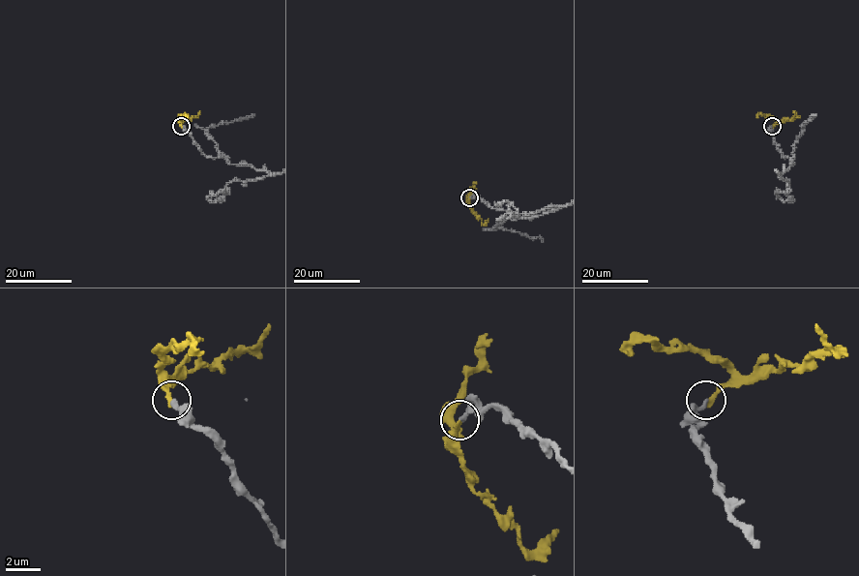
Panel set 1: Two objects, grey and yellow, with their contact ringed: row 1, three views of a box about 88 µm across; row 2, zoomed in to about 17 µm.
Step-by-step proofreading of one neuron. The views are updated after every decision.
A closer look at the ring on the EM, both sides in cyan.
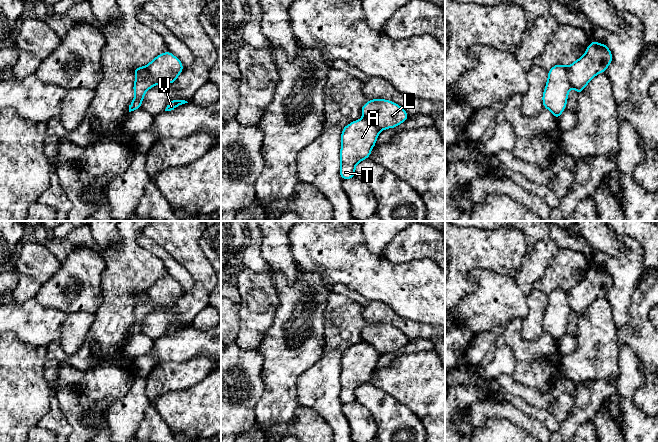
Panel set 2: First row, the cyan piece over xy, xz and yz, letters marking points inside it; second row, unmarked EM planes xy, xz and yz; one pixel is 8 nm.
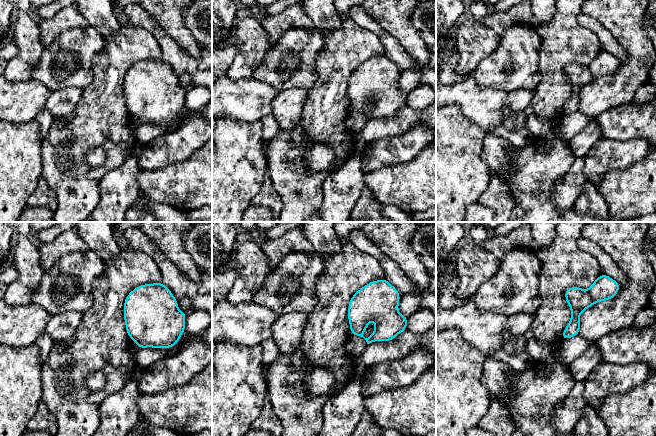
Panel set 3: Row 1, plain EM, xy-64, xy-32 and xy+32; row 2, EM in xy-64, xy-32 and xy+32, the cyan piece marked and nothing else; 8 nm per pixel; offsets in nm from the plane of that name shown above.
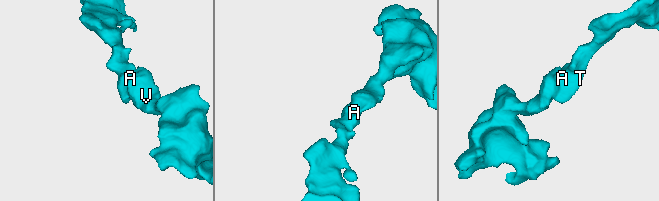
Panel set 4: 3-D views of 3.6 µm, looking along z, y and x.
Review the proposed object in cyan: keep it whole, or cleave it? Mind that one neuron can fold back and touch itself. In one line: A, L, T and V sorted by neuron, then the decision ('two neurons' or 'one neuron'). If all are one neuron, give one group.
groups A T / L V; two neurons

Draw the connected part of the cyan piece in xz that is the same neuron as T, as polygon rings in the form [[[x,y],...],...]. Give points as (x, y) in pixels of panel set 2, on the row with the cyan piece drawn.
[[[358,119],[342,128],[340,170],[342,180],[356,177],[356,165],[368,159],[376,144],[379,130],[369,119]]]

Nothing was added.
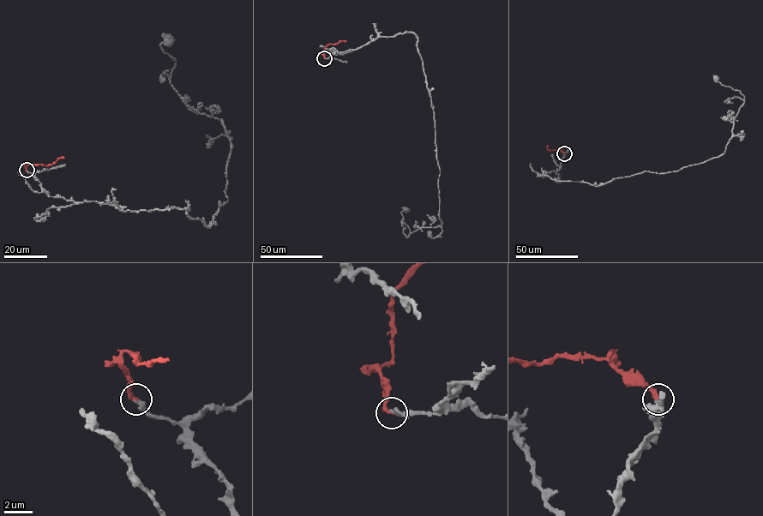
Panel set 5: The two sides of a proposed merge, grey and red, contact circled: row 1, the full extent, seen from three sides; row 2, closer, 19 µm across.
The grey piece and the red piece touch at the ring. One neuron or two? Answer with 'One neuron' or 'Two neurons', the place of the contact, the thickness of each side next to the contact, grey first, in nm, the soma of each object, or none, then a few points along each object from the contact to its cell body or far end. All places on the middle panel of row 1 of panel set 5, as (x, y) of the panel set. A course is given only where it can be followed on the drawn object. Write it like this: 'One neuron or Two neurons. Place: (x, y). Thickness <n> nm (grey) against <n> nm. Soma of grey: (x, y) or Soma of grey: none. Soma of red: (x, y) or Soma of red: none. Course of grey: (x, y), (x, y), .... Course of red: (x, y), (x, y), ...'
One neuron. Place: (324, 58). Thickness 340 nm (grey) against 360 nm. Soma of grey: (406, 210). Soma of red: none. Course of grey: (324, 58), (380, 36), (417, 38), (433, 109), (441, 224), (406, 237), (401, 213), (406, 209). Course of red: (324, 58), (327, 45), (346, 40)

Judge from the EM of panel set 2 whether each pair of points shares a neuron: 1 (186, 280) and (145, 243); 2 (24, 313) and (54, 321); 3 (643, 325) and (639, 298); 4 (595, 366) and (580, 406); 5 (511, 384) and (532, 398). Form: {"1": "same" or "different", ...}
{"1": "same", "2": "same", "3": "same", "4": "different", "5": "same"}

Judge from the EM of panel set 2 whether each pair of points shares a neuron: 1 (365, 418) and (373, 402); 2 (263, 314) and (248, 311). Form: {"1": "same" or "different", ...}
{"1": "different", "2": "same"}

